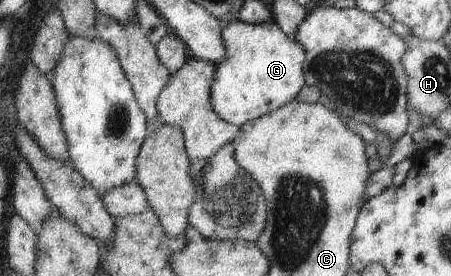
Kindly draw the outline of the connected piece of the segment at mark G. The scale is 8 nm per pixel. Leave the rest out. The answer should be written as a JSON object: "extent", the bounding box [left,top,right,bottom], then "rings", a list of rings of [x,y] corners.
{"extent":[211,18,305,128],"rings":[[[239,18],[222,26],[224,60],[216,65],[211,91],[215,113],[236,128],[293,101],[305,85],[305,50],[274,22],[248,24]]]}

